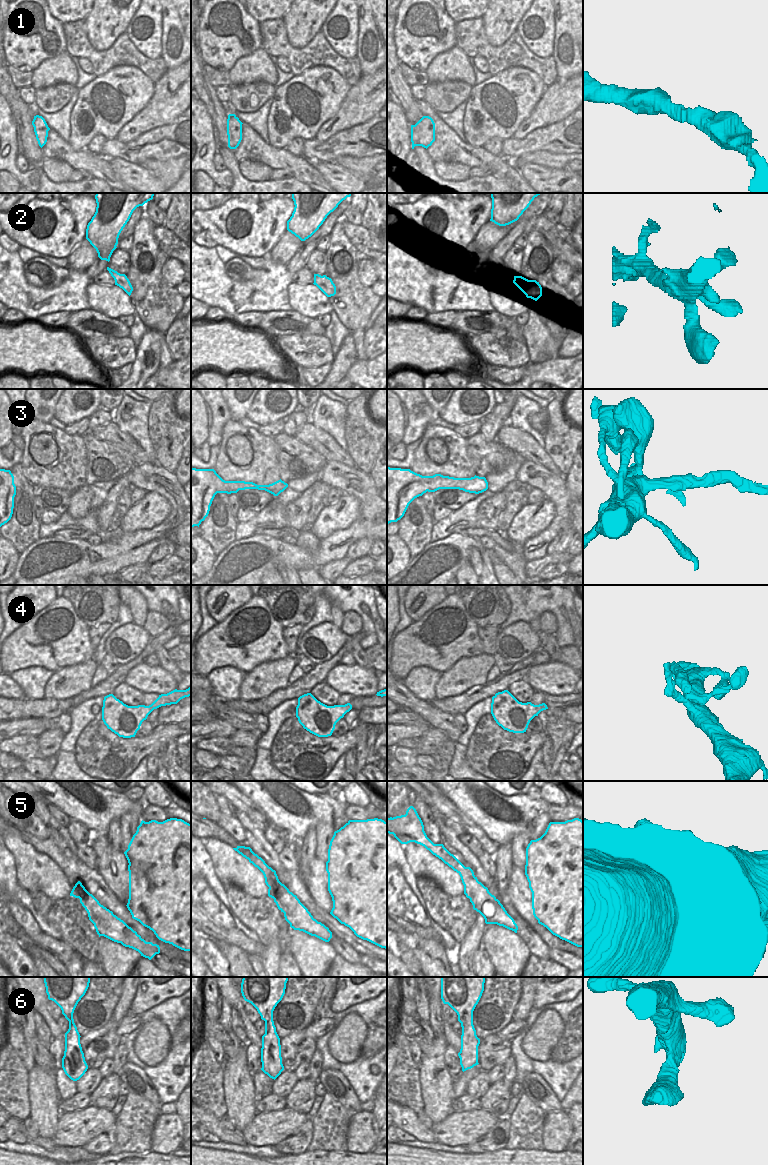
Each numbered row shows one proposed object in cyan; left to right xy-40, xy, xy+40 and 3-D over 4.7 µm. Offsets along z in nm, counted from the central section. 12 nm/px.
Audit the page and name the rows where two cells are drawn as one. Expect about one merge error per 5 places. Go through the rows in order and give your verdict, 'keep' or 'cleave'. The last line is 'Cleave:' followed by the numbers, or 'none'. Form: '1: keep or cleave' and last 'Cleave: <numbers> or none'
1: keep
2: keep
3: cleave
4: keep
5: cleave
6: keep
Cleave: 3, 5

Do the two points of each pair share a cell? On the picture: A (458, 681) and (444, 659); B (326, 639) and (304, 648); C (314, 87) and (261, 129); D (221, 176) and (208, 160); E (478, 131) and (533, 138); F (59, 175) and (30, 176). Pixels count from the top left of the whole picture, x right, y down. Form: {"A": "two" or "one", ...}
{"A": "two", "B": "one", "C": "two", "D": "one", "E": "two", "F": "two"}

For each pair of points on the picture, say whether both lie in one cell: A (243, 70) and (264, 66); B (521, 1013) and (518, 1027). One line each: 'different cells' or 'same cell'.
A: same cell
B: different cells

